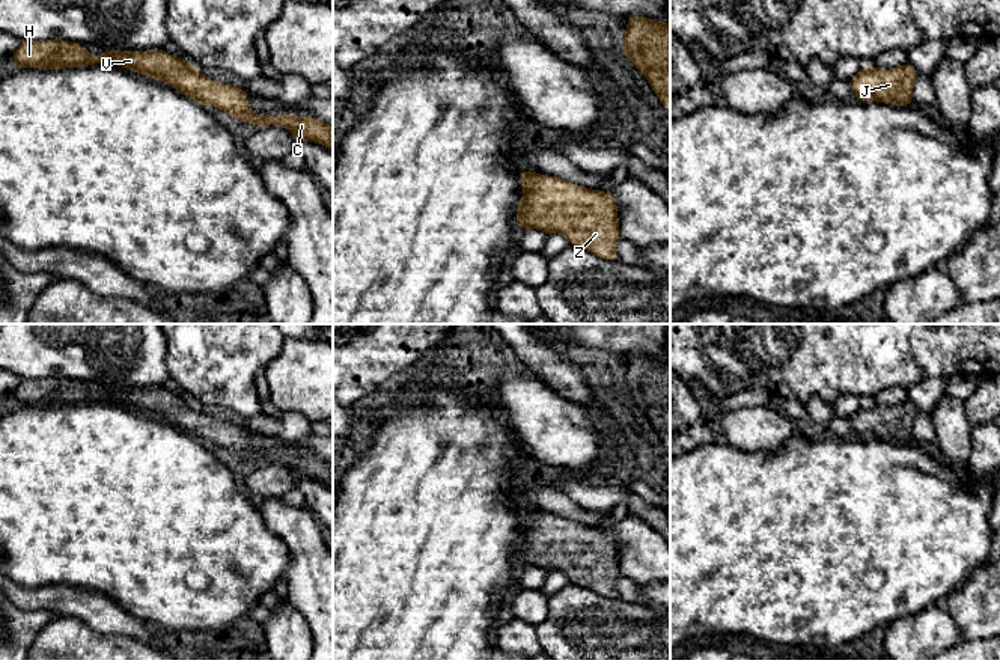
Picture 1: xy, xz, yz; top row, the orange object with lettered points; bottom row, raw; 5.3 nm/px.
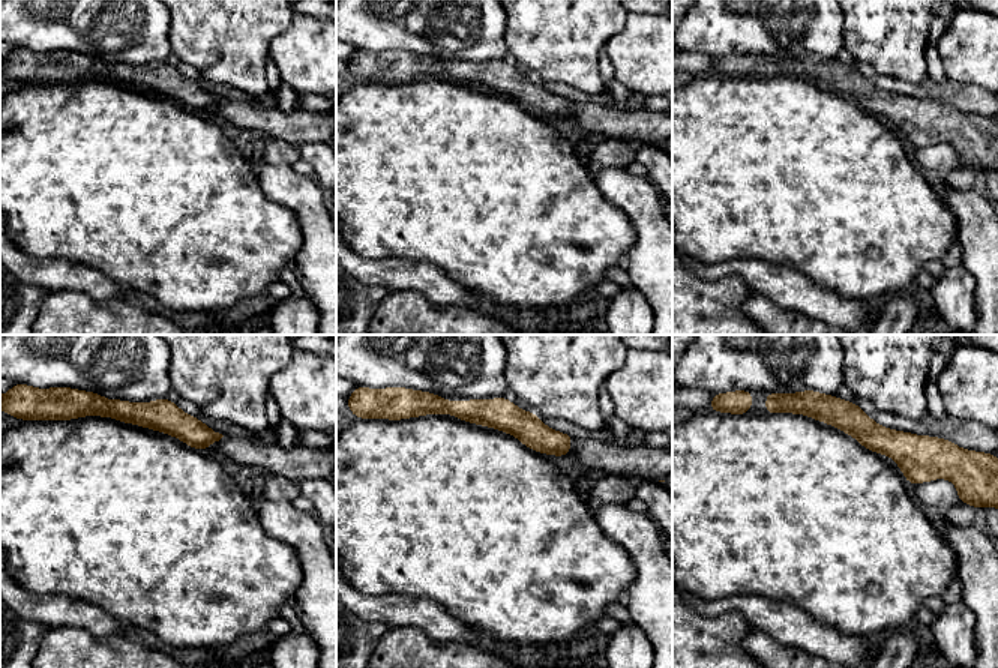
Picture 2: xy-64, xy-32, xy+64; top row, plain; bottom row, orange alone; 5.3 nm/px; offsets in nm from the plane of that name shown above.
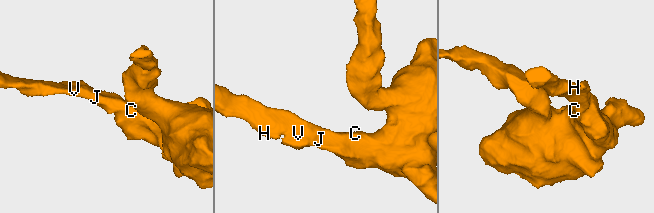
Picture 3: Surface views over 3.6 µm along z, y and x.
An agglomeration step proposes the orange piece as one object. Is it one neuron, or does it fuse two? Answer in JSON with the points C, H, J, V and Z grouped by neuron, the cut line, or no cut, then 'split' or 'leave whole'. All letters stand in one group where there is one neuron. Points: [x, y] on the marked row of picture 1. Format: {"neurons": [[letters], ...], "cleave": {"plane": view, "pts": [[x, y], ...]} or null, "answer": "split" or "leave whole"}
{"neurons": [["C", "H", "J", "V", "Z"]], "cleave": null, "answer": "leave whole"}

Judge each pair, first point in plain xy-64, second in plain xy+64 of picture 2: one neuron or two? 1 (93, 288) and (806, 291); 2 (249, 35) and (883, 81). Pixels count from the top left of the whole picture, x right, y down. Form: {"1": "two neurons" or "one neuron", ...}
{"1": "one neuron", "2": "two neurons"}

